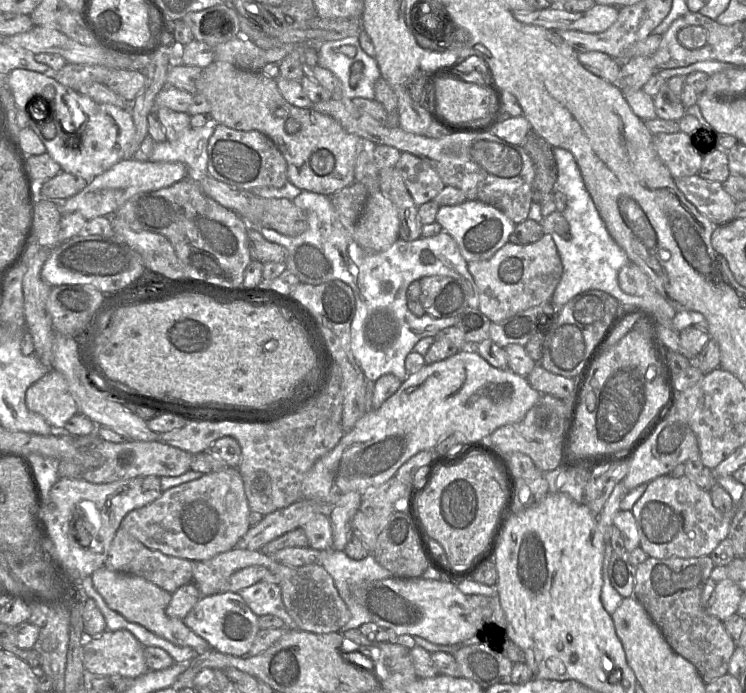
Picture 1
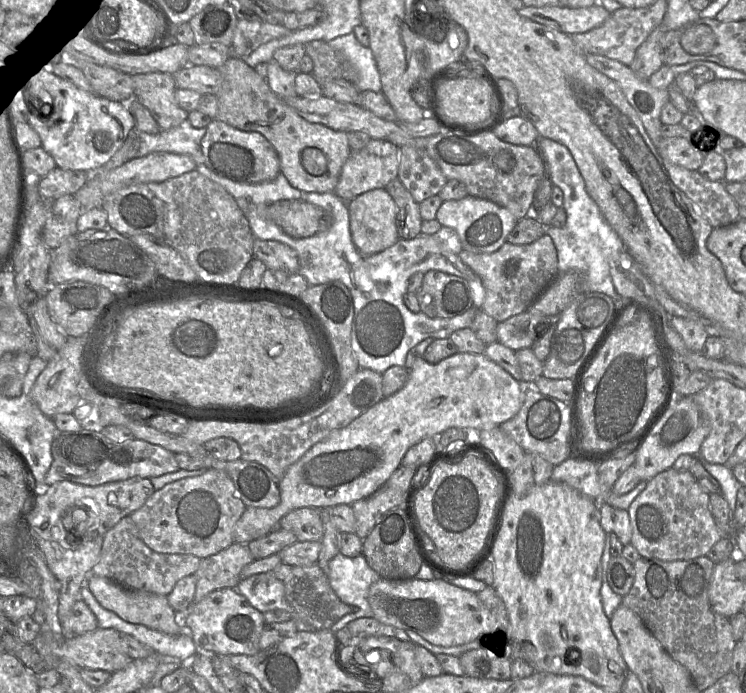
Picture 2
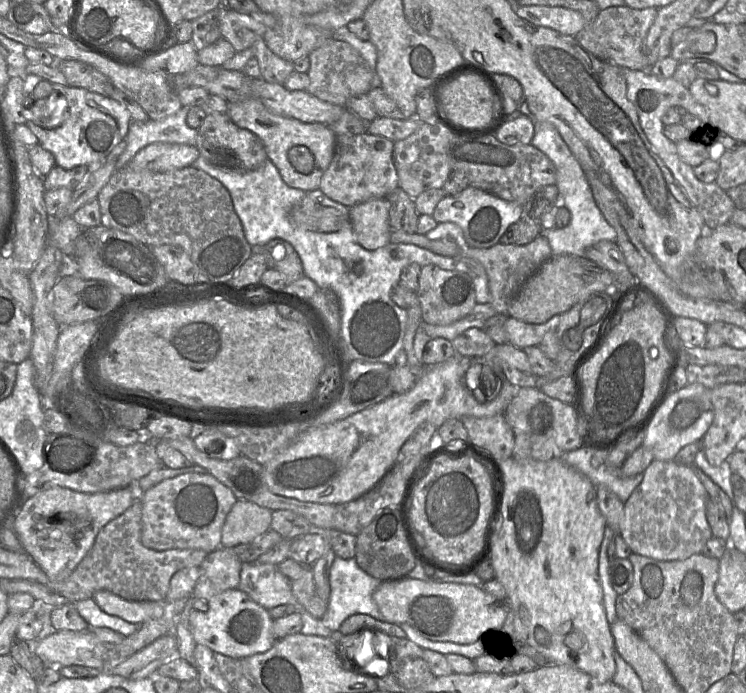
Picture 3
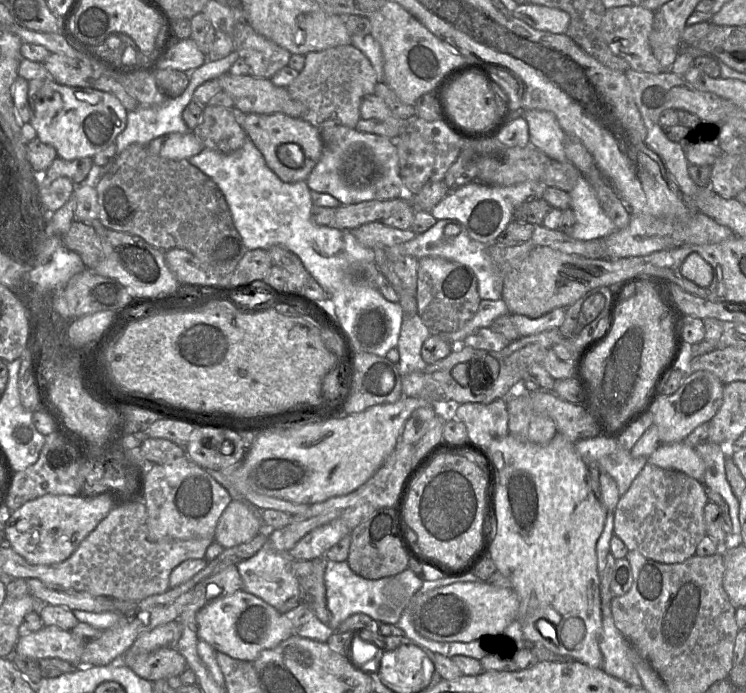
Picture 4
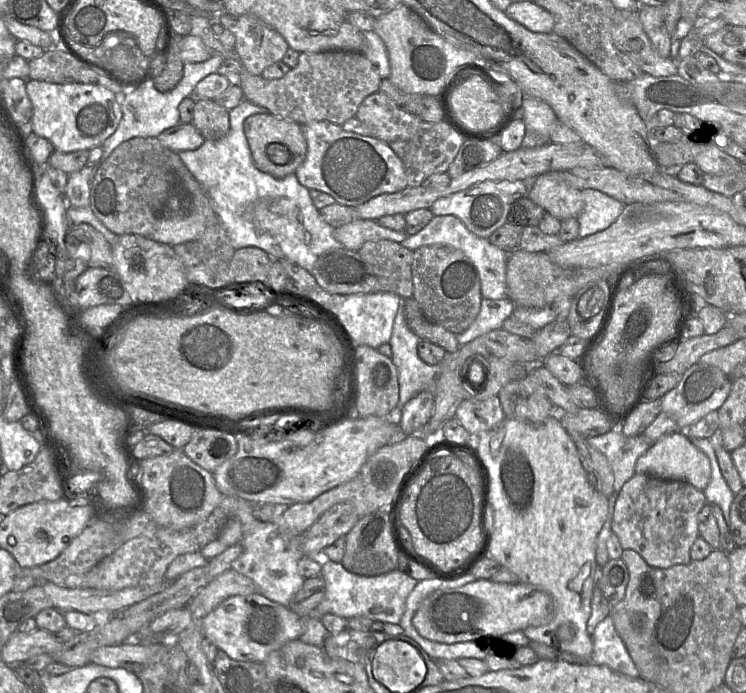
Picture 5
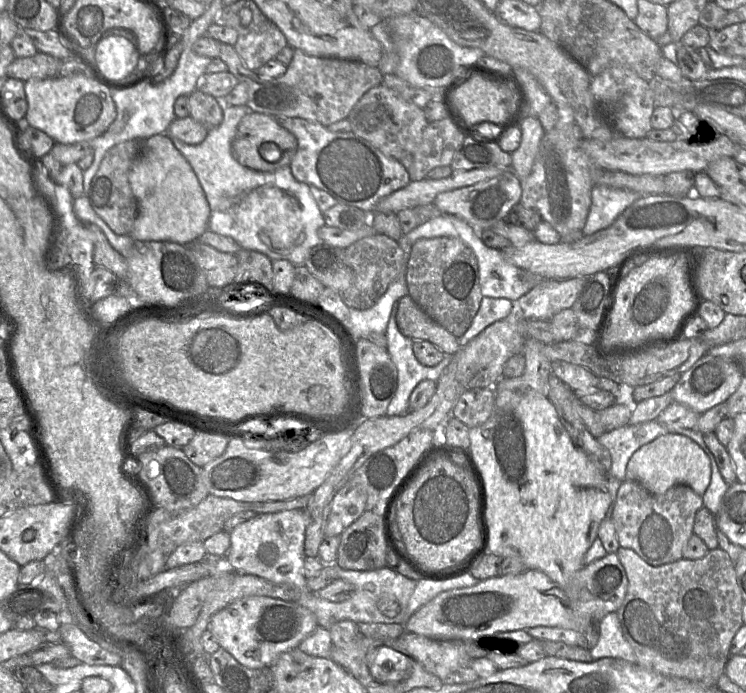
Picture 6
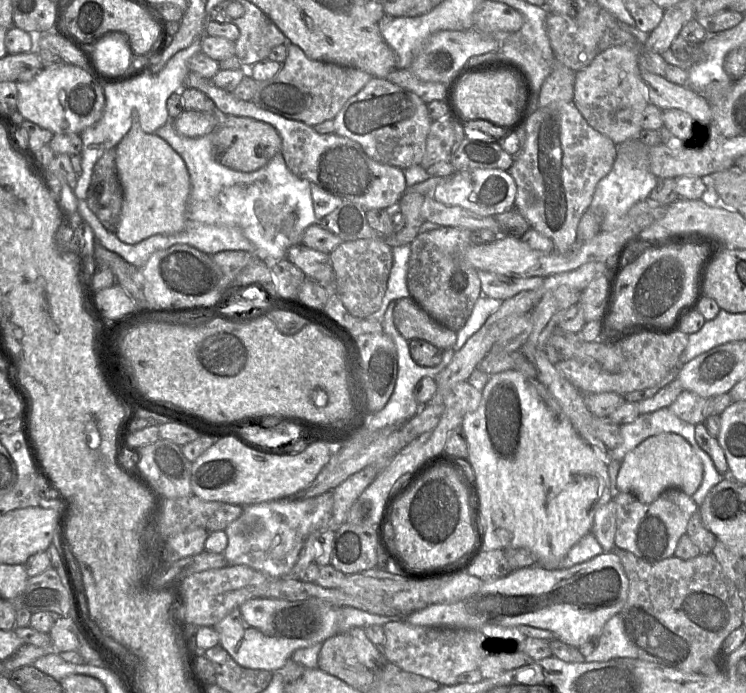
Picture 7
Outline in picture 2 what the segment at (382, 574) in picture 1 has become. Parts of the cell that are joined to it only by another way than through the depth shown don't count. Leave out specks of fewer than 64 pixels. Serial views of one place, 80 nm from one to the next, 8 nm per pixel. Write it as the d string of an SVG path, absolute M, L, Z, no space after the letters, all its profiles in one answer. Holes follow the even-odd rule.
M338 553L327 568L330 585L339 599L352 606L352 612L339 619L330 630L335 633L358 618L373 617L373 611L368 602L368 592L372 584L381 576L373 570L365 556L346 557Z

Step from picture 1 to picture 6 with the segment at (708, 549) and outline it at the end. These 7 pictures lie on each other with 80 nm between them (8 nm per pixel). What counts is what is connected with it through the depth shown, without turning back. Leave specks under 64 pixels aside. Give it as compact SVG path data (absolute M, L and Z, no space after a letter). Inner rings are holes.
M625 480L618 489L613 511L619 545L634 550L652 566L678 561L694 534L695 516L702 507L703 497L687 485L676 485L663 494L654 495L638 482Z

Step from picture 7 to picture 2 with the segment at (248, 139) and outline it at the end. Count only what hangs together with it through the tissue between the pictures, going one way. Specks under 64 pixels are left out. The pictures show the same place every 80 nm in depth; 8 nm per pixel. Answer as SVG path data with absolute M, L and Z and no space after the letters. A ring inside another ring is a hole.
M231 56L218 69L222 73L224 81L220 92L216 95L219 103L217 119L242 131L261 133L275 148L279 156L281 172L294 188L306 193L334 192L342 167L351 154L347 132L337 131L323 124L305 120L275 94L267 80L261 77L254 68L248 66L242 58Z

